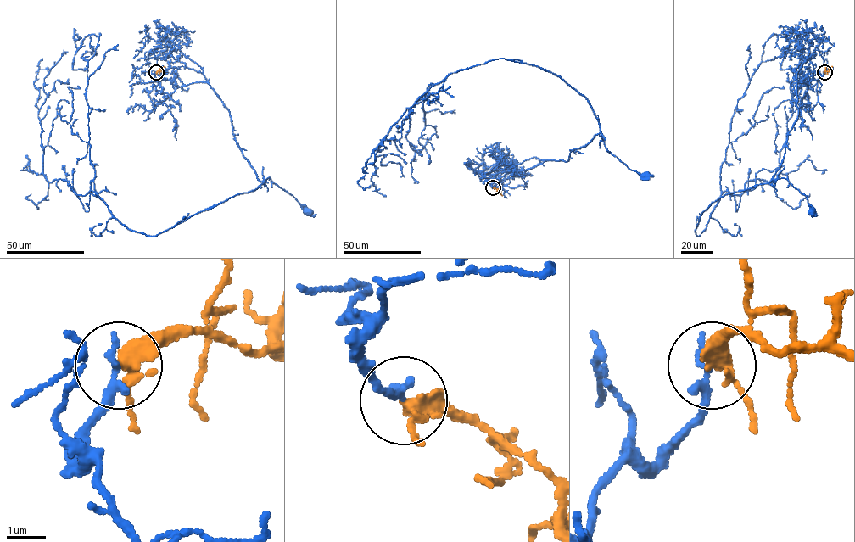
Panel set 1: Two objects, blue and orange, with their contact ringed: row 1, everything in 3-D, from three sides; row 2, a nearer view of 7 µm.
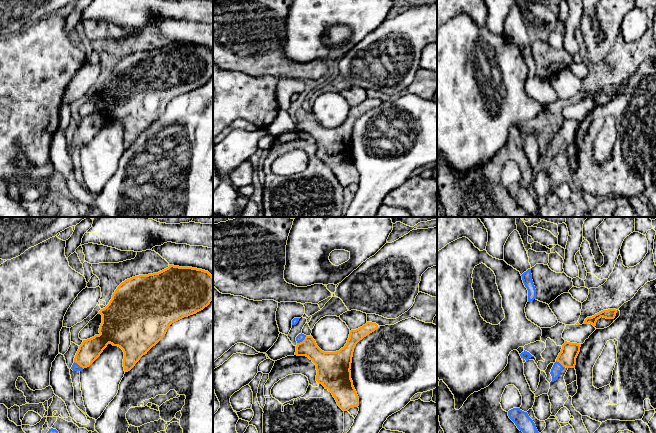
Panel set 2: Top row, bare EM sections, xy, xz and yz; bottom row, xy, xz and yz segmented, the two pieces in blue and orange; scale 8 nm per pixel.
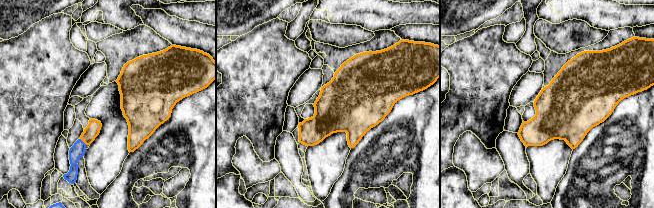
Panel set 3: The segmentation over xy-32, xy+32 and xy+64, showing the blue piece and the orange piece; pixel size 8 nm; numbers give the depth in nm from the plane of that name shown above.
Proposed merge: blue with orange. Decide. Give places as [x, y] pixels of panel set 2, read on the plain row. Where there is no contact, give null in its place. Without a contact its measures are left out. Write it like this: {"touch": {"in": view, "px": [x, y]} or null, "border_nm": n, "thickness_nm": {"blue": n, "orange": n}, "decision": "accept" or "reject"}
{"touch": {"in": "xz", "px": [301, 117]}, "border_nm": 100, "thickness_nm": {"blue": 60, "orange": 160}, "decision": "accept"}

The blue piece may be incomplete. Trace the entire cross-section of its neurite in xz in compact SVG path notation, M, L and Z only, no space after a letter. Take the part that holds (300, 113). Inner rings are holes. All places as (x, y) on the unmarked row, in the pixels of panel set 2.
M367 98L362 103L351 106L347 119L336 128L324 128L312 112L299 110L296 113L295 131L308 133L317 146L316 157L332 169L343 187L359 182L359 173L351 155L351 139L356 120L377 106L376 99Z

